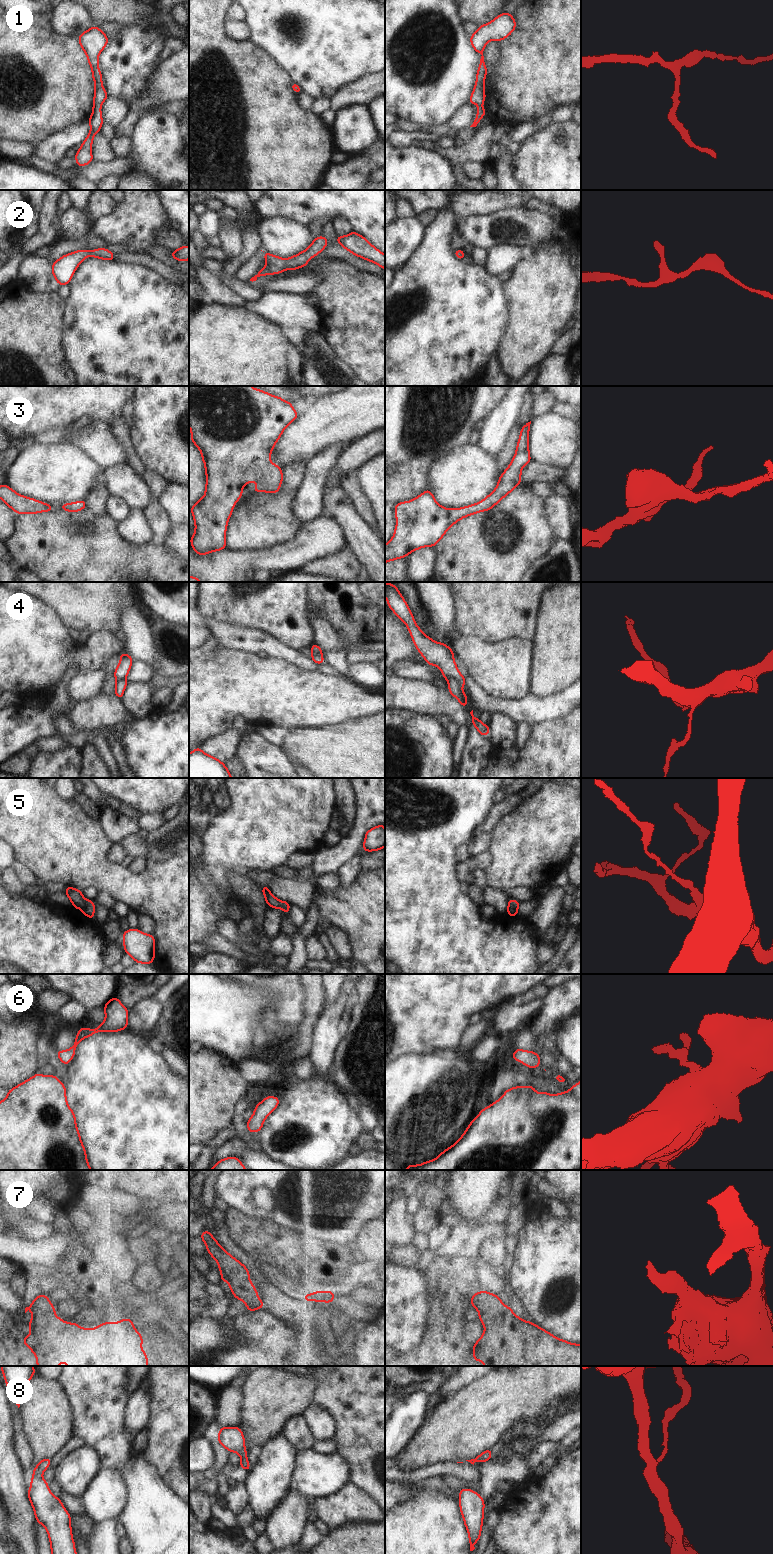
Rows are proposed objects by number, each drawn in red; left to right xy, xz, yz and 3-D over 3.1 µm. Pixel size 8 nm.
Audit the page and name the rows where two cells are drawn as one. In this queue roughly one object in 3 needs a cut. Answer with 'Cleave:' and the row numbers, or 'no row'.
Cleave: 4

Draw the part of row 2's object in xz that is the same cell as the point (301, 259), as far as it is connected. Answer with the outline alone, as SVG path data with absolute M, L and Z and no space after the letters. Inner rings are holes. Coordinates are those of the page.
M319 236L314 239L310 246L295 256L289 257L287 260L281 257L274 256L270 253L264 252L266 266L262 268L250 281L256 281L259 276L278 274L286 269L295 270L304 267L308 261L322 252L327 246L328 240L324 236Z

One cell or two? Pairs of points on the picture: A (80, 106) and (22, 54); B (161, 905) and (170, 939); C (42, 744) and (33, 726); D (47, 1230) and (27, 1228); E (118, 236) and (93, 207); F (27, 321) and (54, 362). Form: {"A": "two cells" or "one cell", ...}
{"A": "one cell", "B": "one cell", "C": "two cells", "D": "one cell", "E": "two cells", "F": "one cell"}

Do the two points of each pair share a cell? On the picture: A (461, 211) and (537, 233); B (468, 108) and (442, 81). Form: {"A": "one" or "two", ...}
{"A": "two", "B": "two"}

